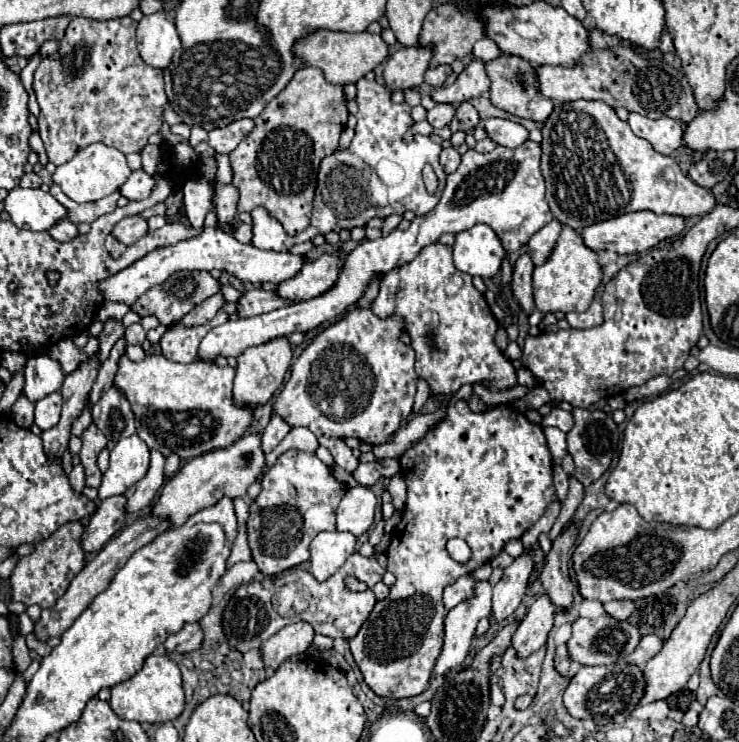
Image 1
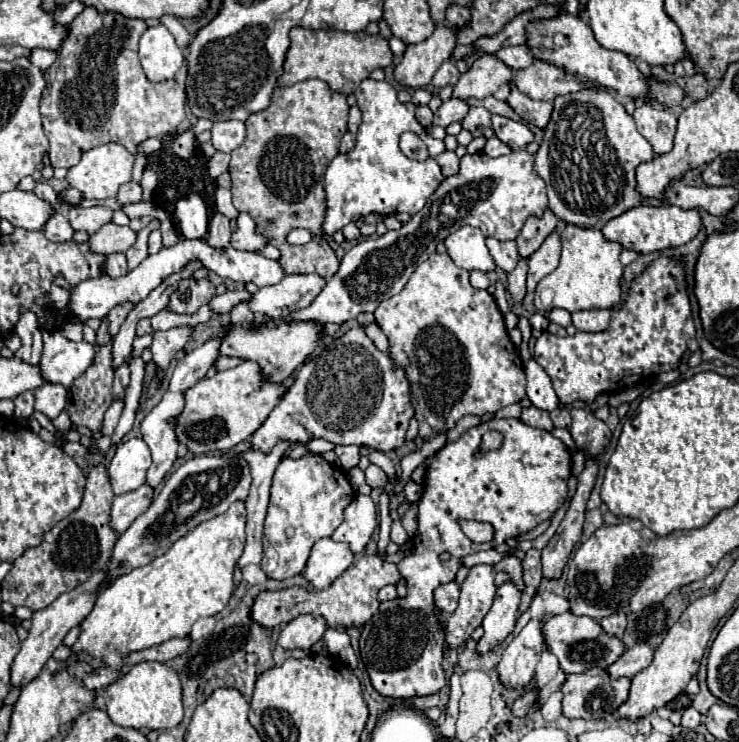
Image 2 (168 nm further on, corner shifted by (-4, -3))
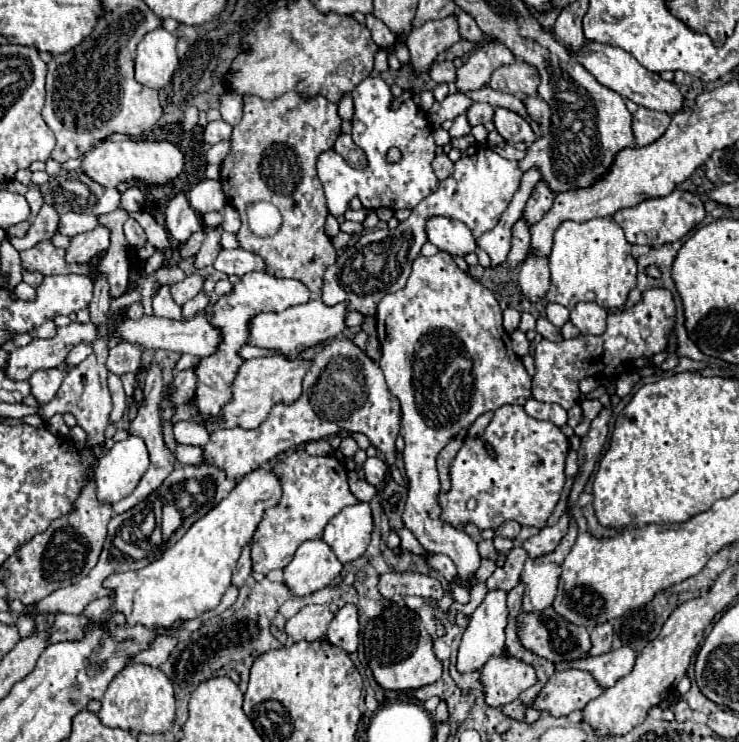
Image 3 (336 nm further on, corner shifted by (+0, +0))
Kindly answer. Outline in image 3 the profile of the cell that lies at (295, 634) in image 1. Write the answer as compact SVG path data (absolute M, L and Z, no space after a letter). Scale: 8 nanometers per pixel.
M309 604L287 620L285 632L293 638L293 642L323 640L331 620L333 620L333 612L329 604Z

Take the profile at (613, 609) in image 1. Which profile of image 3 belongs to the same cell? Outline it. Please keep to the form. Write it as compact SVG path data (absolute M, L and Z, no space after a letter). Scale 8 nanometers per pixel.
M597 624L589 630L591 636L591 654L589 656L599 656L611 650L611 640L613 640L613 628L611 624Z

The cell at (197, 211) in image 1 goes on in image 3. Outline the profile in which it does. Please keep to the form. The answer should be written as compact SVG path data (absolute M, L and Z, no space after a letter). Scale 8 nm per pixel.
M181 192L177 196L173 196L173 200L167 206L167 230L171 234L171 238L179 244L185 244L187 238L203 228L201 216L189 206L187 196Z

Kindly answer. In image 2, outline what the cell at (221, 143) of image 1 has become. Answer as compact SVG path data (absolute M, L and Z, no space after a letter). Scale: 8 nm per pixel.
M219 121L213 123L211 135L213 135L213 147L223 153L231 153L245 141L245 123L243 121Z

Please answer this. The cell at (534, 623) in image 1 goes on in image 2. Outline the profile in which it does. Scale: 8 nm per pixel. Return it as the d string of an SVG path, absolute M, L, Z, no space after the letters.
M531 619L525 629L503 649L499 663L499 679L505 687L515 689L527 685L539 663L543 651L543 627L539 619Z

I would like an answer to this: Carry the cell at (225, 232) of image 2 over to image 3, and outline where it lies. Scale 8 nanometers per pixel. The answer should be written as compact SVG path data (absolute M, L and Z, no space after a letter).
M209 228L209 230L207 230L207 238L203 240L203 246L201 246L199 254L195 254L195 260L193 260L195 268L203 270L203 268L211 266L211 264L215 262L217 254L219 254L219 250L221 250L221 242L219 242L219 232L217 232L215 228Z

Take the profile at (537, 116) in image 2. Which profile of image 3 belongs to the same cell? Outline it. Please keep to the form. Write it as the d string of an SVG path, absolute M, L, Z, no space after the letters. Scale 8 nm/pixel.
M539 96L527 98L527 100L525 100L525 106L527 106L529 116L531 116L537 124L549 128L549 124L551 124L551 110L549 110L549 106L547 106L547 102L545 102L543 98L539 98Z

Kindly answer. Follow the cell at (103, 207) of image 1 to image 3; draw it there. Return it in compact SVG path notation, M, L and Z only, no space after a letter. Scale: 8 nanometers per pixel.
M67 212L61 216L59 220L59 234L63 236L75 236L75 234L83 234L89 232L97 226L97 218L89 216L89 214L79 214L79 212Z

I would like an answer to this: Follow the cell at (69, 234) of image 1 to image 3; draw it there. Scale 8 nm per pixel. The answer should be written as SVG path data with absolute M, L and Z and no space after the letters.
M43 204L37 218L33 220L29 234L25 238L9 238L9 242L21 252L21 250L29 250L31 246L35 246L41 240L49 240L53 234L57 234L57 224L59 224L59 214L55 212L53 206Z

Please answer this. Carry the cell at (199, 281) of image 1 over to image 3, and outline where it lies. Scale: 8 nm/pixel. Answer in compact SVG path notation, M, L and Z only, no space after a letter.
M191 274L191 276L187 276L185 280L181 280L181 282L177 282L177 284L171 286L171 296L173 296L173 300L181 306L181 304L185 304L187 300L195 298L195 296L201 292L201 288L203 288L203 276Z

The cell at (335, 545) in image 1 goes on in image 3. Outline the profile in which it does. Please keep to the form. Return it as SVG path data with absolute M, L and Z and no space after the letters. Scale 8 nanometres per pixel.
M309 540L297 548L293 560L283 568L283 582L291 594L309 596L329 586L341 568L343 564L323 540Z

